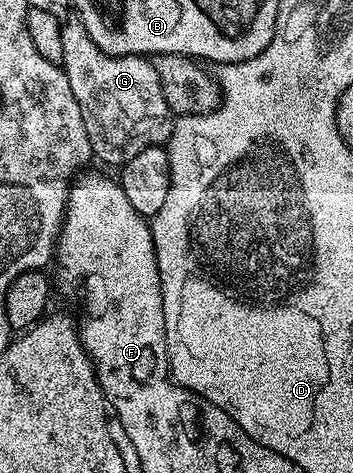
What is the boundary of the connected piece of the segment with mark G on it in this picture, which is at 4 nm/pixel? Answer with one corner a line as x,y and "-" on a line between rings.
69,16
60,26
62,67
74,98
78,98
93,157
104,164
123,166
134,154
142,154
142,150
167,145
174,116
168,111
151,59
106,54
88,37
79,16

